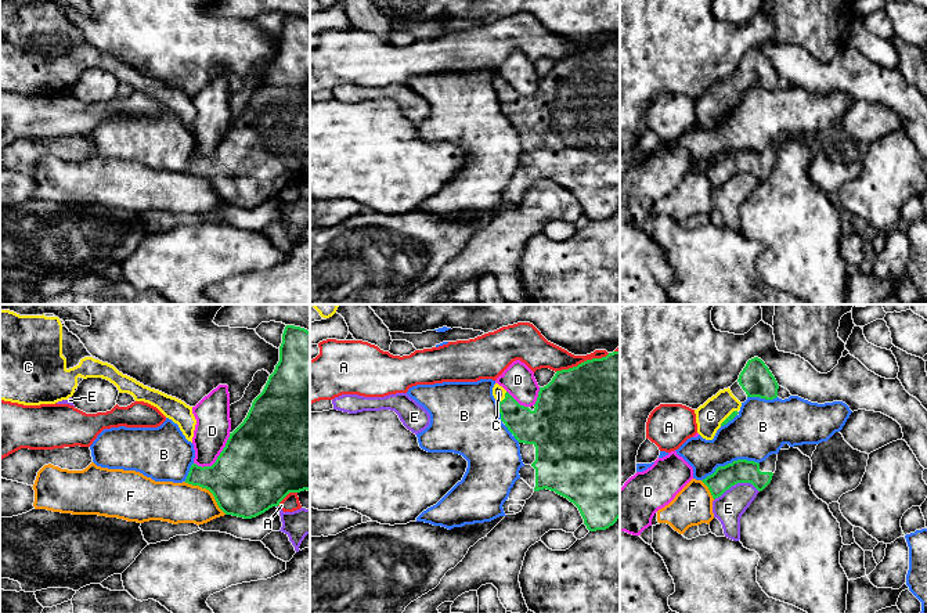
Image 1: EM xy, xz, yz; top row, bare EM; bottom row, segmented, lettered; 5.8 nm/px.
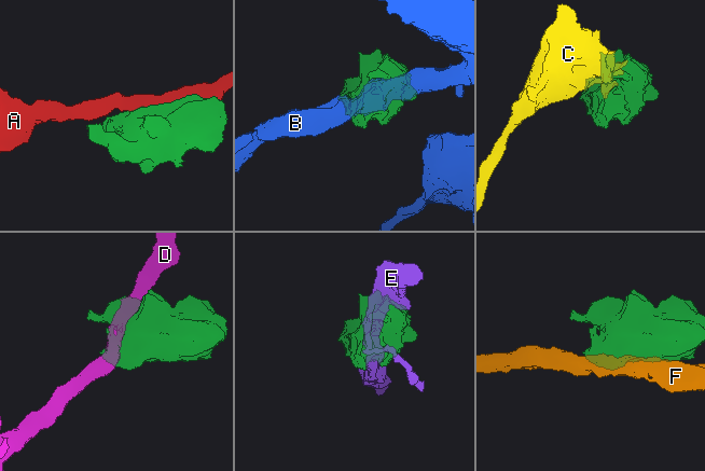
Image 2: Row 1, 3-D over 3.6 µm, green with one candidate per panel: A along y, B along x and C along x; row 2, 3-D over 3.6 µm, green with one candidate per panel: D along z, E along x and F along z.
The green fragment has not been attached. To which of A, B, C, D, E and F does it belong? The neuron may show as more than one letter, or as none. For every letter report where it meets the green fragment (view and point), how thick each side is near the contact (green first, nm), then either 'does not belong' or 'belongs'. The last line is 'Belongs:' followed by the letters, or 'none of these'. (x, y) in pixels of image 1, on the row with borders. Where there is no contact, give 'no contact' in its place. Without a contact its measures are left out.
A: contact xz (581, 363); calibres 500 and 170 nm; does not belong
B: contact yz (729, 464); calibres 140 and 300 nm; does not belong
C: contact xz (504, 399); calibres 200 and 80 nm; belongs
D: contact xy (217, 458); calibres 460 and 200 nm; does not belong
E: contact yz (736, 483); calibres 140 and 170 nm; does not belong
F: contact xy (208, 489); calibres 420 and 240 nm; does not belong
Belongs: C

